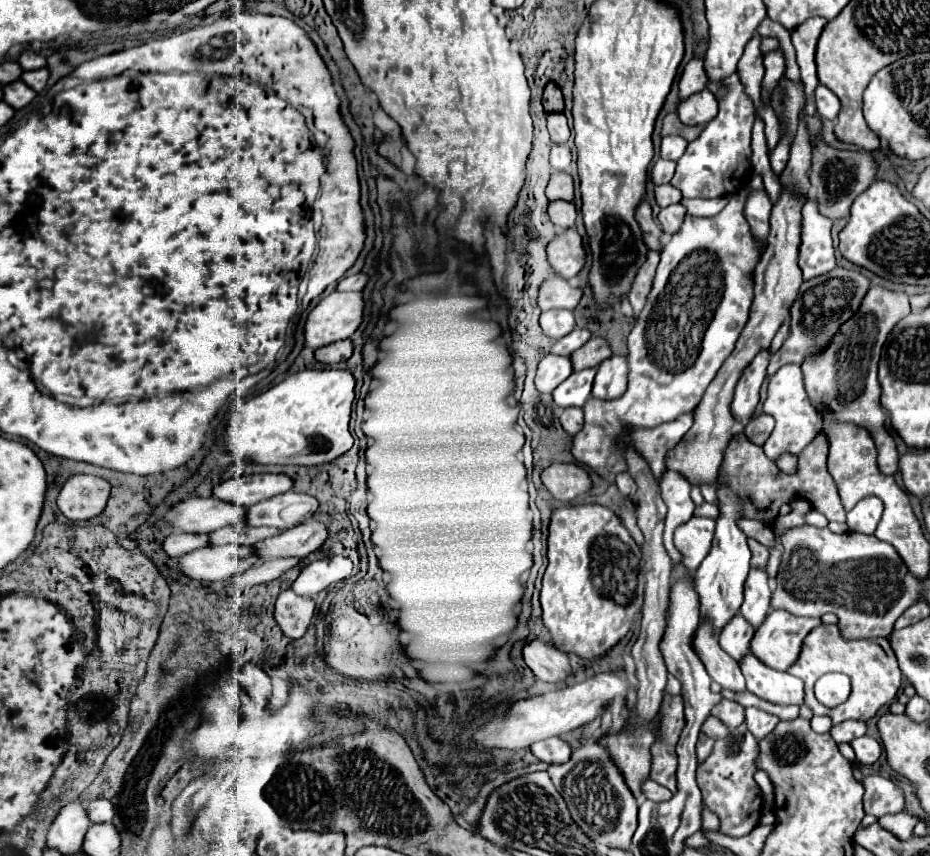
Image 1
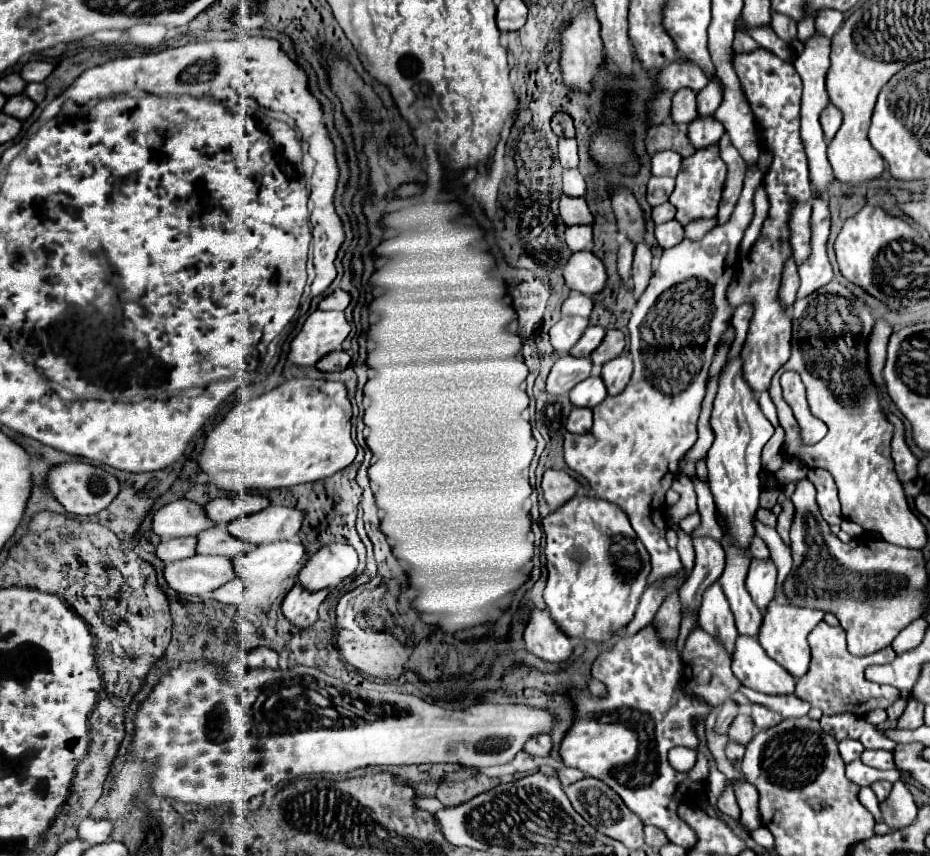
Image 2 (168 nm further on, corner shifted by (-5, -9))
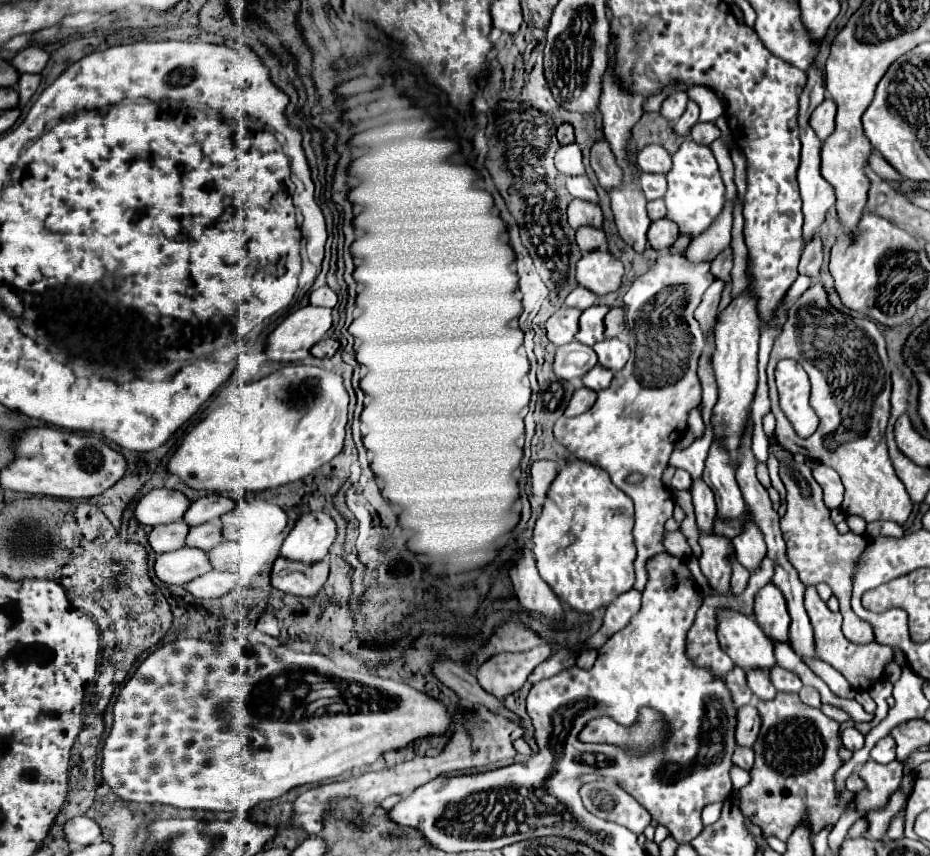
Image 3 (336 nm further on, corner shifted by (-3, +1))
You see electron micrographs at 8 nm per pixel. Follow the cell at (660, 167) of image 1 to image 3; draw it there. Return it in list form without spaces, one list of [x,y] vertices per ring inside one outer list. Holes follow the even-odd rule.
[[[642,173],[640,175],[640,187],[642,187],[648,201],[660,199],[666,193],[666,177],[654,175],[654,173]]]

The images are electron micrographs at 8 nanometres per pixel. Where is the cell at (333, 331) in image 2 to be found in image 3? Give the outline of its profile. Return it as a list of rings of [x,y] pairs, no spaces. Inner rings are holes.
[[[302,307],[288,315],[270,335],[266,355],[270,361],[302,361],[310,355],[314,343],[318,343],[332,327],[332,309],[328,307]]]

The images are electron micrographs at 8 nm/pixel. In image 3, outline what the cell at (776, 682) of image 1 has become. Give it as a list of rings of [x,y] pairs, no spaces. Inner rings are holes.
[[[720,611],[718,641],[722,651],[744,671],[772,669],[776,665],[774,643],[762,633],[754,619],[734,611]]]

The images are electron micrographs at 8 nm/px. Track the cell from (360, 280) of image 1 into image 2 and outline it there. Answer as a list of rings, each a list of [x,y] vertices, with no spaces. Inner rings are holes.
[[[336,289],[332,295],[328,295],[328,297],[324,297],[320,303],[318,303],[318,309],[322,311],[344,311],[346,307],[348,307],[348,303],[350,303],[350,295],[346,293],[346,291],[342,291],[342,289]]]

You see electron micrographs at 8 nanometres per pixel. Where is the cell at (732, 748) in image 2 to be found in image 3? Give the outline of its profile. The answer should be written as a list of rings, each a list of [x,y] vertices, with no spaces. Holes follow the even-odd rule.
[[[736,745],[734,755],[732,755],[732,761],[734,761],[736,765],[740,765],[742,769],[750,771],[750,767],[752,767],[752,763],[754,763],[754,753],[752,753],[752,749],[750,749],[750,747]]]

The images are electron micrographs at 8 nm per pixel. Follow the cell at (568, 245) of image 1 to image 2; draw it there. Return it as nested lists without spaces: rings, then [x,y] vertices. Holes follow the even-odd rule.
[[[578,251],[564,267],[564,281],[572,291],[592,297],[606,287],[604,263],[590,251]]]

